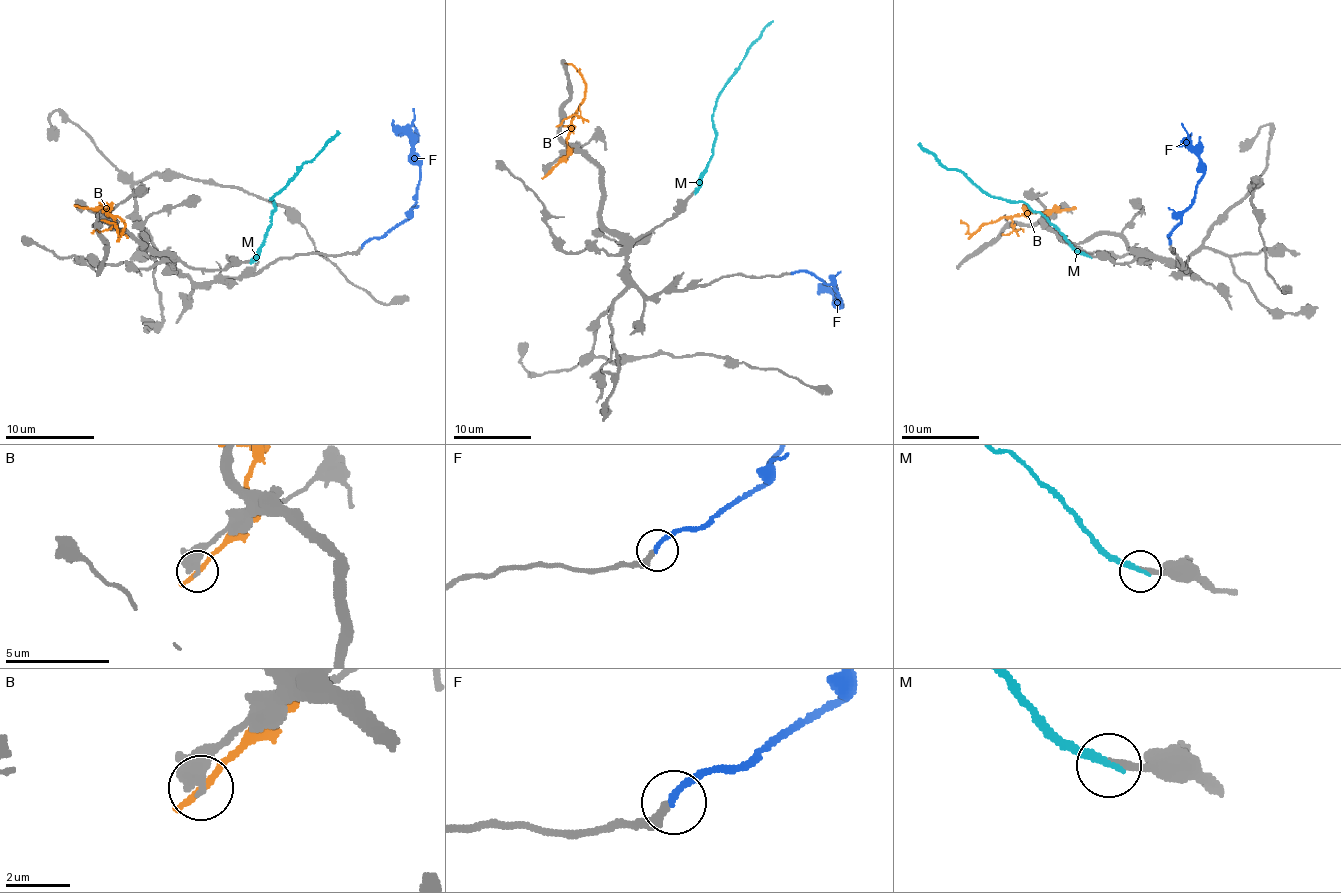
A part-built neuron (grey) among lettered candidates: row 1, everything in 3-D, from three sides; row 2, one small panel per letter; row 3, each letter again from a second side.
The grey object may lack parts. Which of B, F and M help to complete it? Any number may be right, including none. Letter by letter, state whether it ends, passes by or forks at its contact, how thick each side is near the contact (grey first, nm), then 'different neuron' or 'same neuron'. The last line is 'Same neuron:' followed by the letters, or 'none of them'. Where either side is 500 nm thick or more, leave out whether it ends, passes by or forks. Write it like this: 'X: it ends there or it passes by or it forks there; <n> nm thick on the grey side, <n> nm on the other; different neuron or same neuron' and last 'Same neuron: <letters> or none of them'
B: 600 nm thick on the grey side, 280 nm on the other; different neuron
F: it ends there; 240 nm thick on the grey side, 200 nm on the other; same neuron
M: it ends there; 220 nm thick on the grey side, 280 nm on the other; different neuron
Same neuron: F

